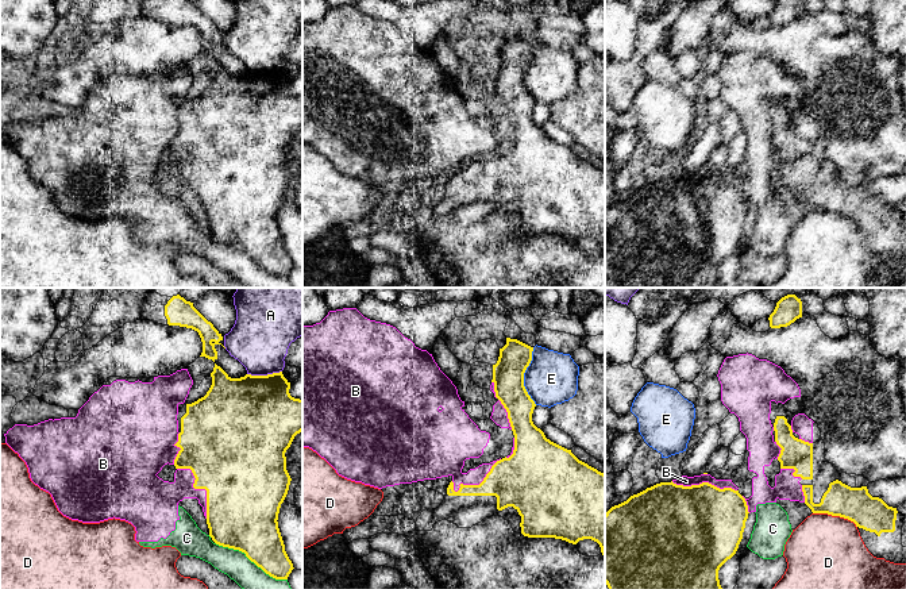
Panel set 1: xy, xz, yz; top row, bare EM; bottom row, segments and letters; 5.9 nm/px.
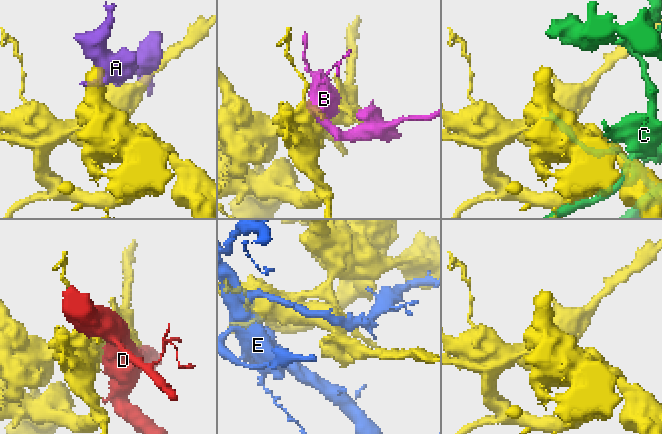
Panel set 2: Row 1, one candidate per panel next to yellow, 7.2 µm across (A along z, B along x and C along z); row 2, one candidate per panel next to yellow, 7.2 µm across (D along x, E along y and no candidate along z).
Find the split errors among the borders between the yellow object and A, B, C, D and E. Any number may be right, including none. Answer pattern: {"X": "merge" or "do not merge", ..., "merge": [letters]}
{"A": "do not merge", "B": "do not merge", "C": "do not merge", "D": "do not merge", "E": "do not merge", "merge": []}

